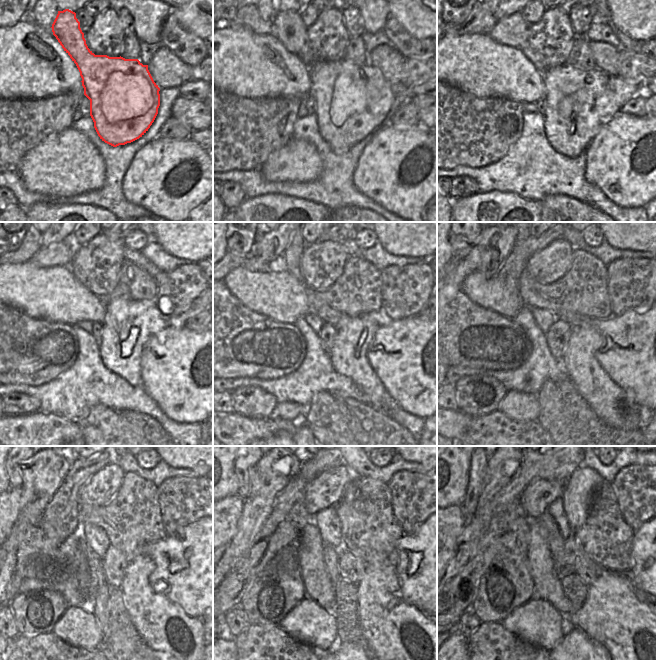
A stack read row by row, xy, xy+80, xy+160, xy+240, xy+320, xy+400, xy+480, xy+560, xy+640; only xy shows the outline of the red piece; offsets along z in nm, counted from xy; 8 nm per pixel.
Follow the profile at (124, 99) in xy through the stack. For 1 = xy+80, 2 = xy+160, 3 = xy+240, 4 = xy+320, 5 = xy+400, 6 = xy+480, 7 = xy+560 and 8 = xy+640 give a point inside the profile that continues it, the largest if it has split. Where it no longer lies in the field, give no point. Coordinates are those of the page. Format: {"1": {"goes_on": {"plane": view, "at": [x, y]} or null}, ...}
{"1": {"goes_on": {"plane": "xy+80", "at": [352, 101]}}, "2": {"goes_on": {"plane": "xy+160", "at": [578, 103]}}, "3": {"goes_on": {"plane": "xy+240", "at": [128, 325]}}, "4": {"goes_on": {"plane": "xy+320", "at": [354, 335]}}, "5": {"goes_on": {"plane": "xy+400", "at": [611, 405]}}, "6": {"goes_on": {"plane": "xy+480", "at": [165, 628]}}, "7": {"goes_on": {"plane": "xy+560", "at": [407, 644]}}, "8": {"goes_on": {"plane": "xy+640", "at": [640, 649]}}}

